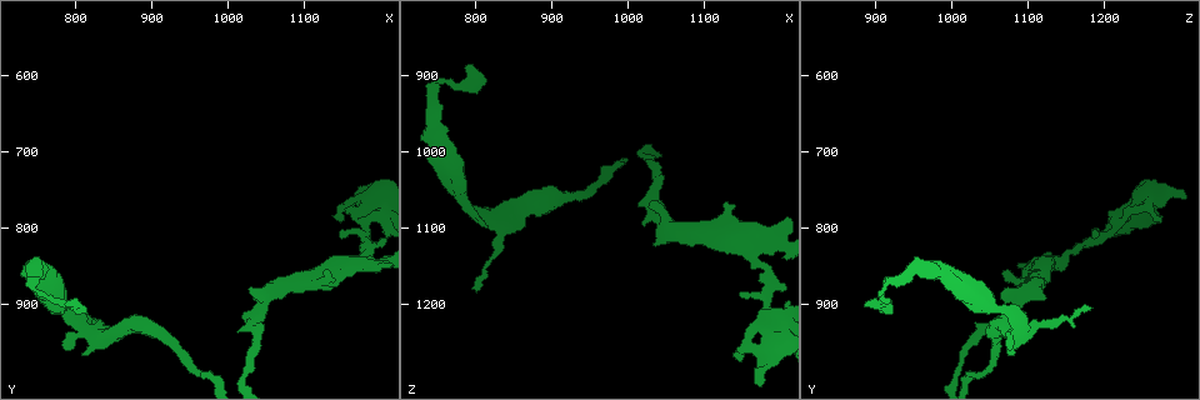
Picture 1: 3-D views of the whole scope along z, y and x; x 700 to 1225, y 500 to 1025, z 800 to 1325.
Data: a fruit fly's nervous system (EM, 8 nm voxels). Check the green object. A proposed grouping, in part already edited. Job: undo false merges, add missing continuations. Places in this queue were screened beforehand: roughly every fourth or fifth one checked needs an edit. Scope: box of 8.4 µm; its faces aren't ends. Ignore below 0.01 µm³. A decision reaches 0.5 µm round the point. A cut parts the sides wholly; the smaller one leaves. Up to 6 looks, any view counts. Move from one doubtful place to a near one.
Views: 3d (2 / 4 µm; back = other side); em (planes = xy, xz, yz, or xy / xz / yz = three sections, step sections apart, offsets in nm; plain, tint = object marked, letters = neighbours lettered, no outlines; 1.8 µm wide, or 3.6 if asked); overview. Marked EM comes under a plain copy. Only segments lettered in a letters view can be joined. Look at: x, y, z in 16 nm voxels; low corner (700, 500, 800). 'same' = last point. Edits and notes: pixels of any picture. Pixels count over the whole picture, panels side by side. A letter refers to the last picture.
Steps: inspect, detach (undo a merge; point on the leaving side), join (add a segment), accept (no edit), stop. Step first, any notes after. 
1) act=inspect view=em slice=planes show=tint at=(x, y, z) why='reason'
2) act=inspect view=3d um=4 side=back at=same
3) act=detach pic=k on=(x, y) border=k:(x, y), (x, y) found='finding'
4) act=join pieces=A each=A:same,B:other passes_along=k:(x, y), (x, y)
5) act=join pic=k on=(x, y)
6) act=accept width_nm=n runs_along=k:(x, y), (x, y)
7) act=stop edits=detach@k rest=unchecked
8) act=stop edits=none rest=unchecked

act=inspect view=em slice=planes show=tint at=(1165, 760, 1260) why='touches itself'

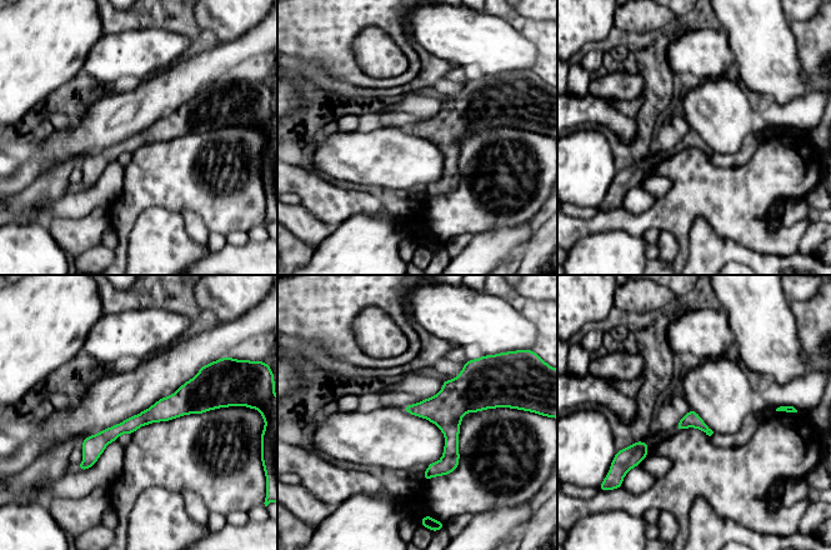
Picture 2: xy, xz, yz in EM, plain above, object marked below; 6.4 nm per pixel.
act=inspect view=em slice=planes show=letters at=same why='what lies round it'

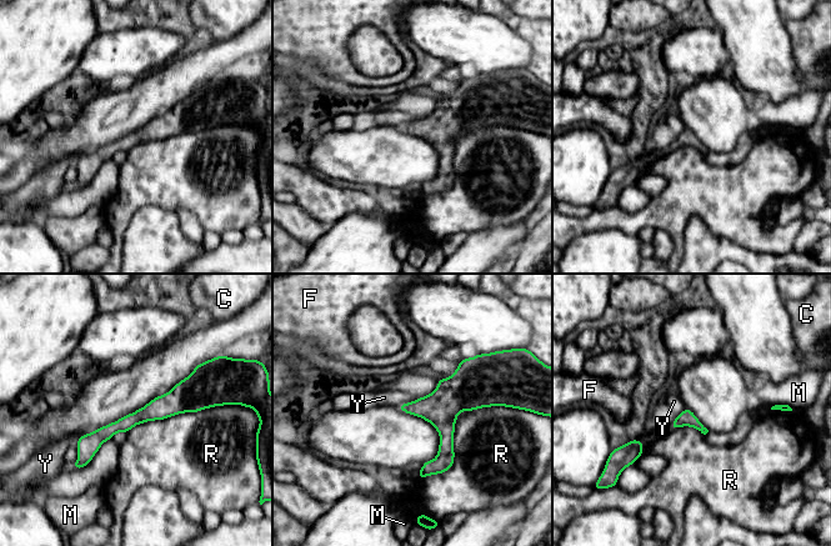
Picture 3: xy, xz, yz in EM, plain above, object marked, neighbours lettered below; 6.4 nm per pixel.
act=accept width_nm=100 each=C:other,F:other,M:other,R:other,Y:other border=3:(419, 397), (401, 402), (398, 406) found='one neuron here'

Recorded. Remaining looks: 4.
act=inspect view=em um=3.6 slice=yz step=4 show=tint at=(1050, 910, 1080) why='calibre changes'

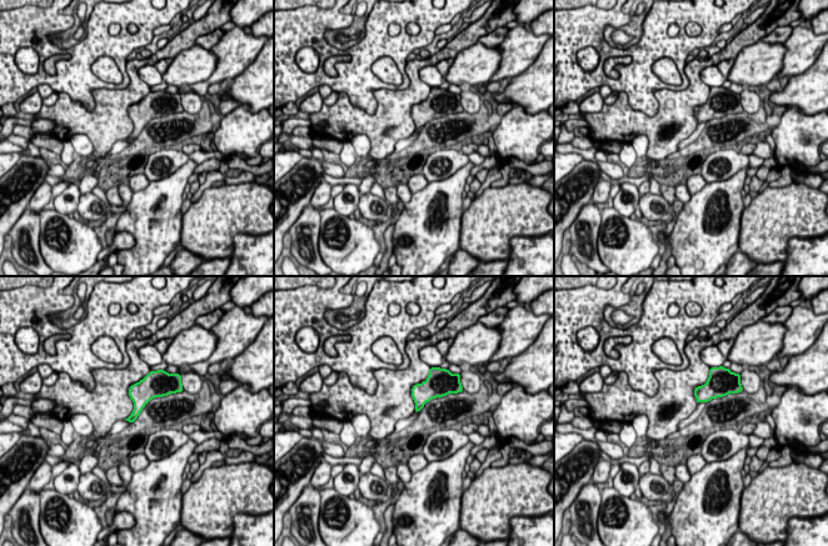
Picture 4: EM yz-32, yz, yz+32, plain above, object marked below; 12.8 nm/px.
act=inspect view=em um=3.6 slice=planes show=letters at=same why='another direction'

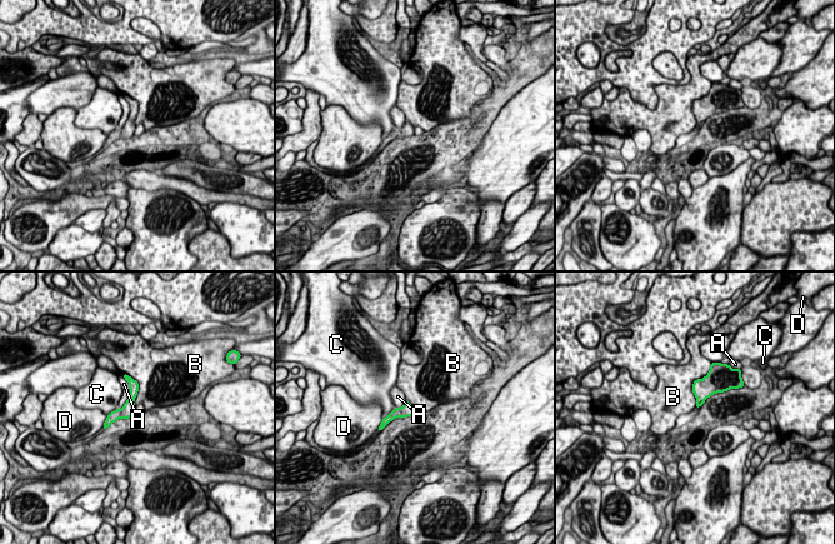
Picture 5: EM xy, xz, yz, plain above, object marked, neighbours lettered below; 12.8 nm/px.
act=accept each=A:other,B:other,C:other,D:other border=5:(709, 370), (693, 383), (694, 407) found='continuous, no second neuron'

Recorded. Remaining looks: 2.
act=inspect view=3d um=2 at=(785, 900, 885) why='an open end'

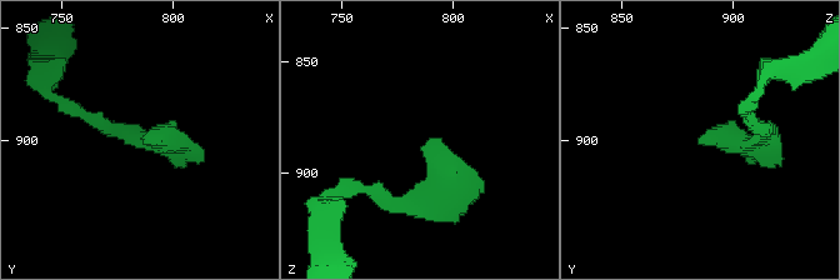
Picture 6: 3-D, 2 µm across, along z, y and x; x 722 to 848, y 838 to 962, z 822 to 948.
act=inspect view=em slice=planes show=letters at=(789, 900, 885)

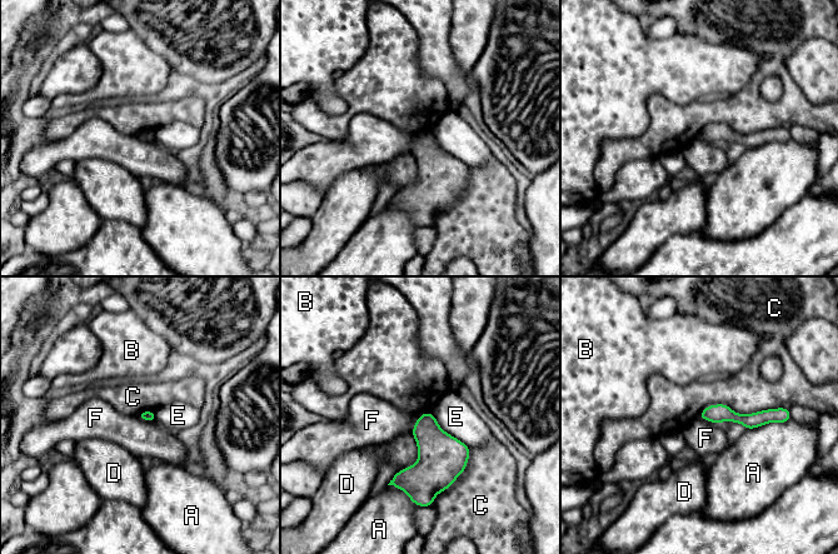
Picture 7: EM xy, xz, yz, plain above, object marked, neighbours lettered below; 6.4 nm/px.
act=accept each=A:other,B:other,C:other,D:other,E:other,F:other runs_along=7:(776, 412), (762, 418), (704, 415) found='no lettered segment goes on from it'

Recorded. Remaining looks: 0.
act=stop edits=none rest=unchecked

